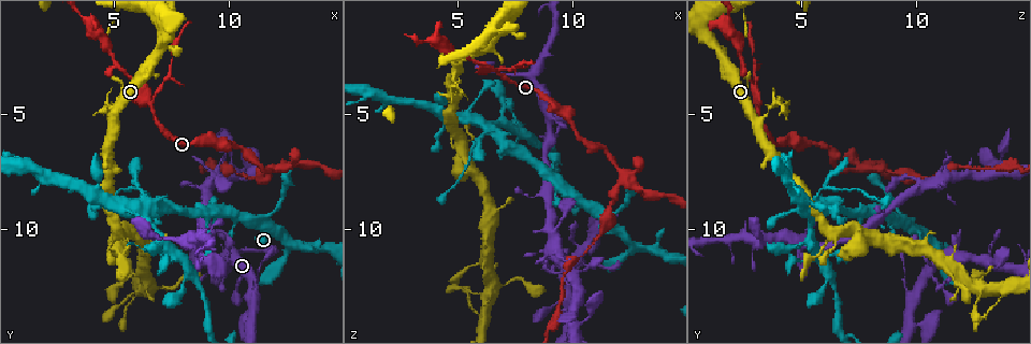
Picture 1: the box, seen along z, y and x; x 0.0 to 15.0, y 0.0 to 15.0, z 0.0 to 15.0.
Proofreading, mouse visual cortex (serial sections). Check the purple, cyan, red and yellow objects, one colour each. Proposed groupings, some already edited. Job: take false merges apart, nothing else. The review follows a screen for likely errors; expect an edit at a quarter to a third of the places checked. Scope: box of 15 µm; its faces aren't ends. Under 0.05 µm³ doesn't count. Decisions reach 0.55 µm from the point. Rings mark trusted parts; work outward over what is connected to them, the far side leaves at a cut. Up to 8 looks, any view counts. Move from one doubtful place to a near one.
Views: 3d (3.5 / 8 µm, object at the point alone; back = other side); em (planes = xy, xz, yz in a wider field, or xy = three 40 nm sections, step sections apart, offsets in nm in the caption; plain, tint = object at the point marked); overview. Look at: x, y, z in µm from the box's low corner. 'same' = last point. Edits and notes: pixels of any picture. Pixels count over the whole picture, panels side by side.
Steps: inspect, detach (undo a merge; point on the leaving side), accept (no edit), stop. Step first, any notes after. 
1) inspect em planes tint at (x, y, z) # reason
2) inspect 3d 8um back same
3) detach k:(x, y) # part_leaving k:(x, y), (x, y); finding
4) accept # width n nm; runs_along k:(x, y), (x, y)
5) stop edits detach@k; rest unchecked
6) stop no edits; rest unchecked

inspect 3d 3.5um at (5.9, 8.2, 6.0) # narrows sharply

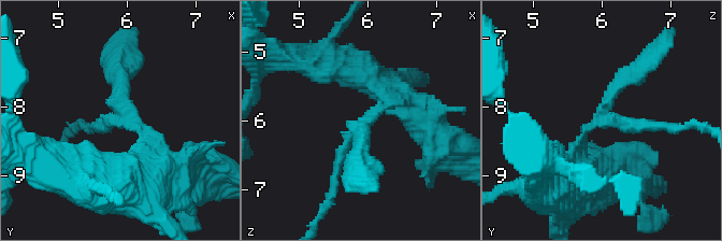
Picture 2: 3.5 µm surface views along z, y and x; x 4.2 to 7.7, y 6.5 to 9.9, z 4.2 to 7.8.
accept # arms 3; arm_widths 150, 250, 250 nm; runs_along 2:(586, 175), (580, 139), (641, 66); one cell here

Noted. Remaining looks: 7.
inspect 3d 3.5um at (4.8, 4.9, 3.5) # sharp bend

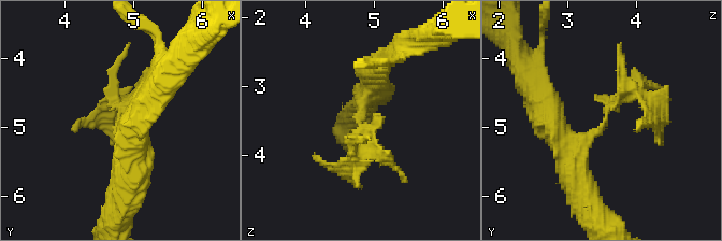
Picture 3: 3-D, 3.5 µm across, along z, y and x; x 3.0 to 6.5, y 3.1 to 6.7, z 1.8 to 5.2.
inspect em xy step 2 tint at (4.85, 4.75, 3.60)

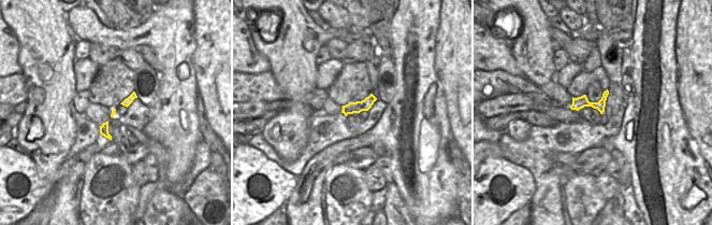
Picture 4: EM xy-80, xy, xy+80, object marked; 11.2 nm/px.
inspect em xy step 3 tint same # cut it another way

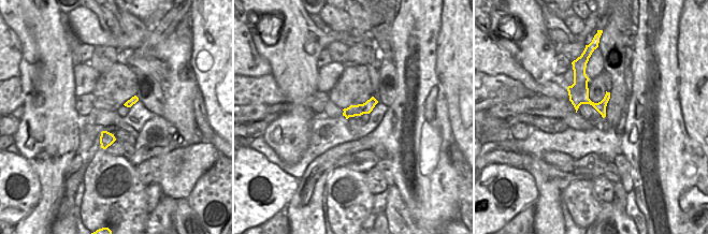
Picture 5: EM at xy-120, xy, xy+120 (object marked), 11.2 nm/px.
accept # width 130 nm; runs_along 5:(373, 101), (364, 108), (346, 114); one cell here

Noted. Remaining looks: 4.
inspect 3d 8um at (6.6, 4.6, 3.0) # branch point

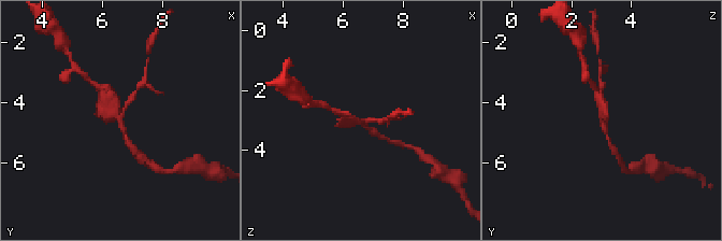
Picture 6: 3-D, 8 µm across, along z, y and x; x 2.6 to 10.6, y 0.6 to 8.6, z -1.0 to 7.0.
inspect 3d 3.5um at (6.6, 4.5, 3.0)

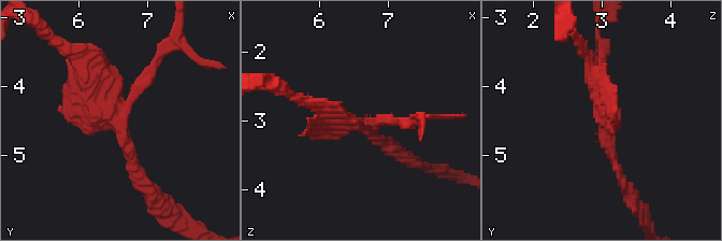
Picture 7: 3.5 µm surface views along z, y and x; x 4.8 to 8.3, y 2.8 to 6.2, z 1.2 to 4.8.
inspect em xy step 3 tint at (6.55, 4.50, 3.05) # need the tissue

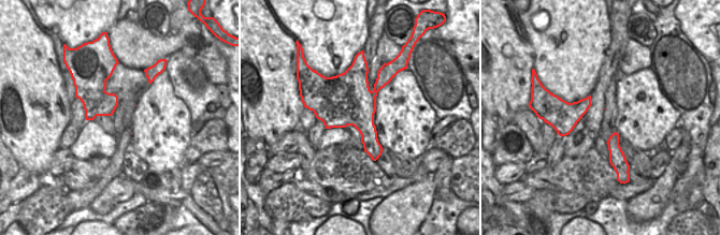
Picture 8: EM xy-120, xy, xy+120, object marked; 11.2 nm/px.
accept # runs_along 7:(146, 185), (81, 67); all the same cell

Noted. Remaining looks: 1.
stop no edits; rest unchecked

